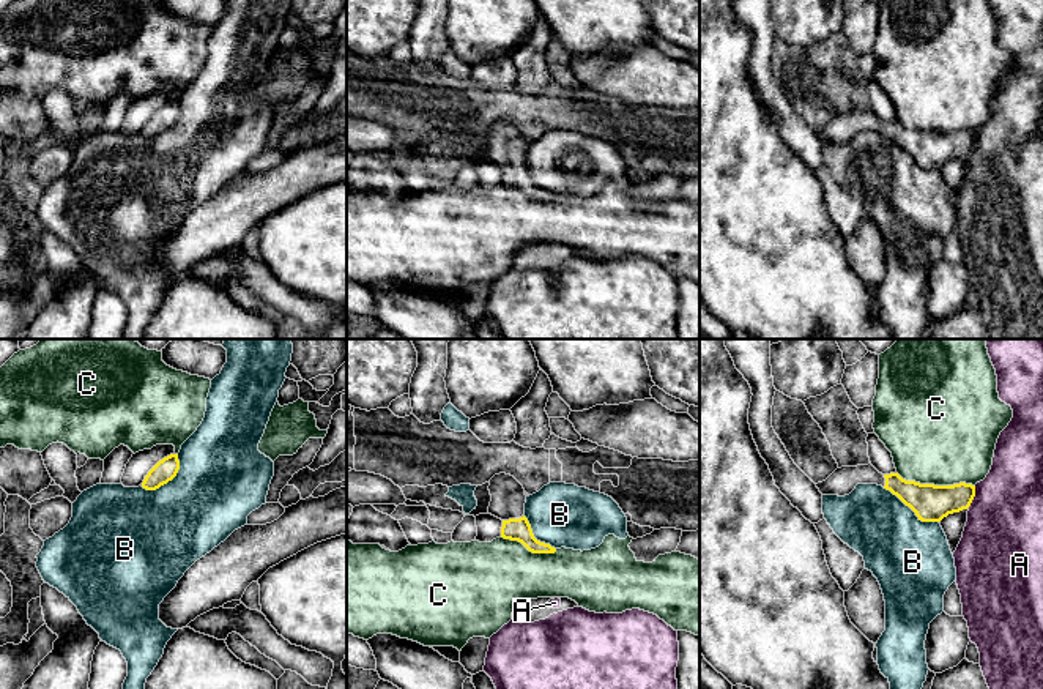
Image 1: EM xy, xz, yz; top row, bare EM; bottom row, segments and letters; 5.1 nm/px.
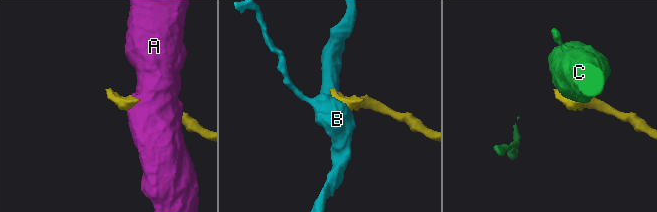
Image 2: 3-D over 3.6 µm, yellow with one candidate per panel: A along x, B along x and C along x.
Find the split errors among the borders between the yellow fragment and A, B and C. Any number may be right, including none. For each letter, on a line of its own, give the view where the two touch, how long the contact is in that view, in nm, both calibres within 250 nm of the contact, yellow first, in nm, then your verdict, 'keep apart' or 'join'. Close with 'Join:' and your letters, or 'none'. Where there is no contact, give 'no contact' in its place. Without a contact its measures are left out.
A: yz | 130 nm | 190/400 nm | keep apart
B: yz | 340 nm | 190/400 nm | keep apart
C: yz | 400 nm | 190/480 nm | keep apart
Join: none

